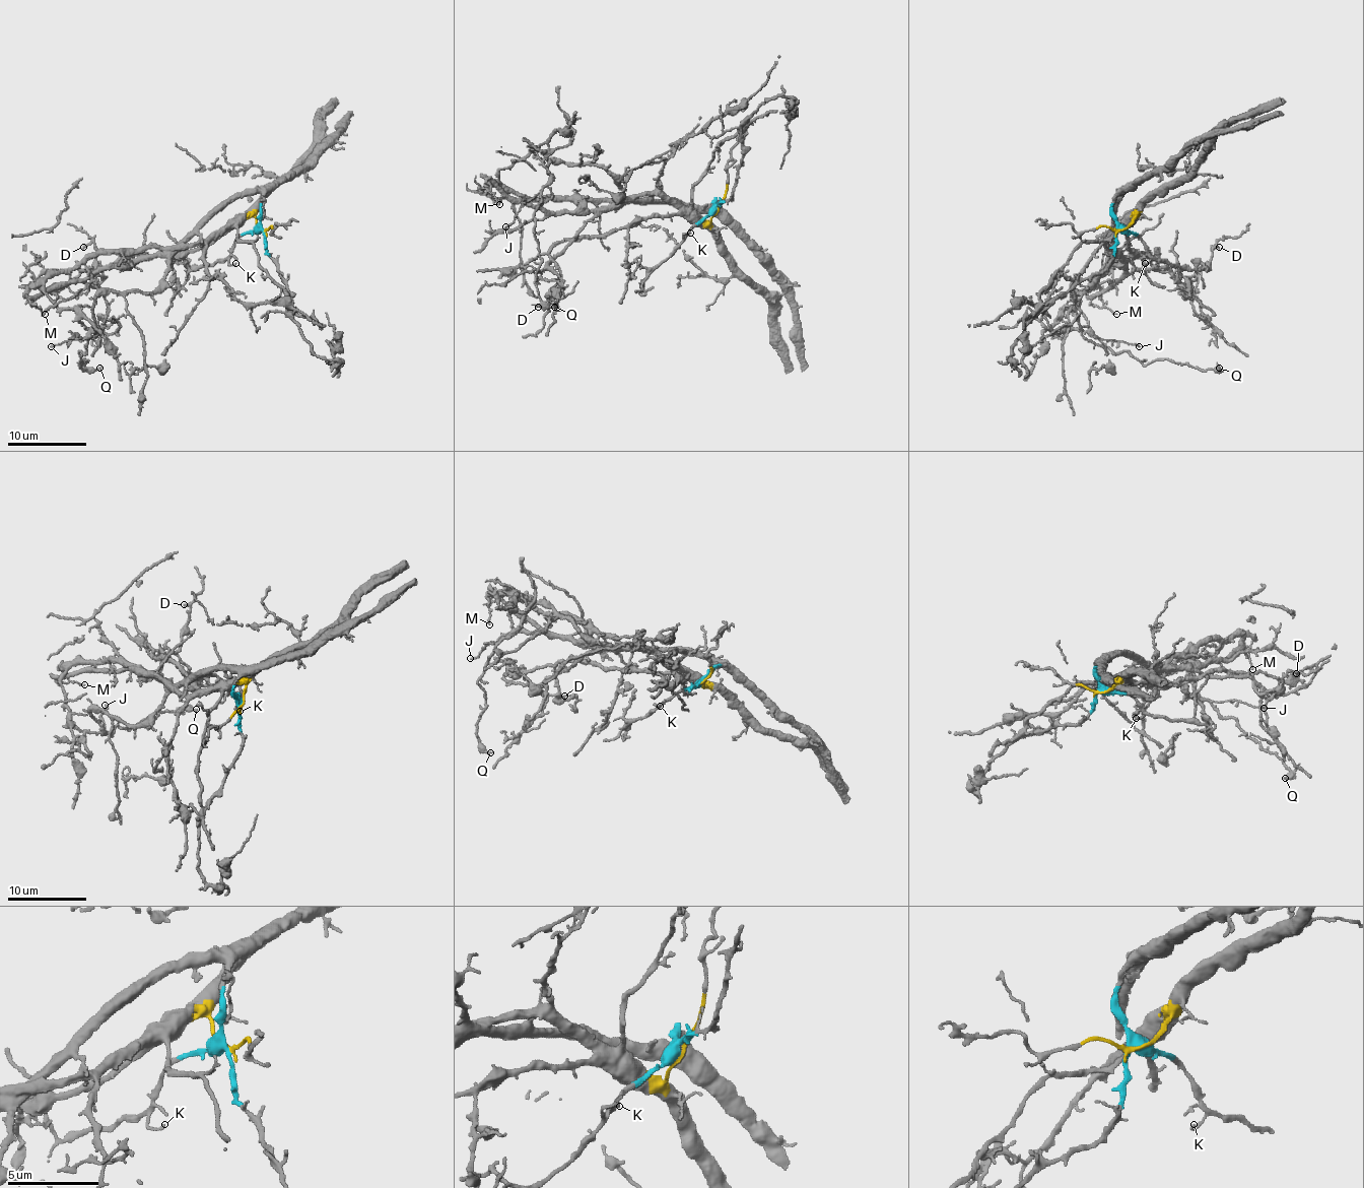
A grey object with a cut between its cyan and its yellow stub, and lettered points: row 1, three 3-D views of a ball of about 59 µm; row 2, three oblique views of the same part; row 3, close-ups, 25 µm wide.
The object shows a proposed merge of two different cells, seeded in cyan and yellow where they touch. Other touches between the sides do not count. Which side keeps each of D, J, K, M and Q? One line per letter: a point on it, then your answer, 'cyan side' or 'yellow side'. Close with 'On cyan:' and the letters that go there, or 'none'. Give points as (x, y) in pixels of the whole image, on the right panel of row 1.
D: at (1219, 247); yellow side
J: at (1139, 346); cyan side
K: at (1145, 263); cyan side
M: at (1116, 314); yellow side
Q: at (1219, 368); cyan side
On cyan: J, K, Q

